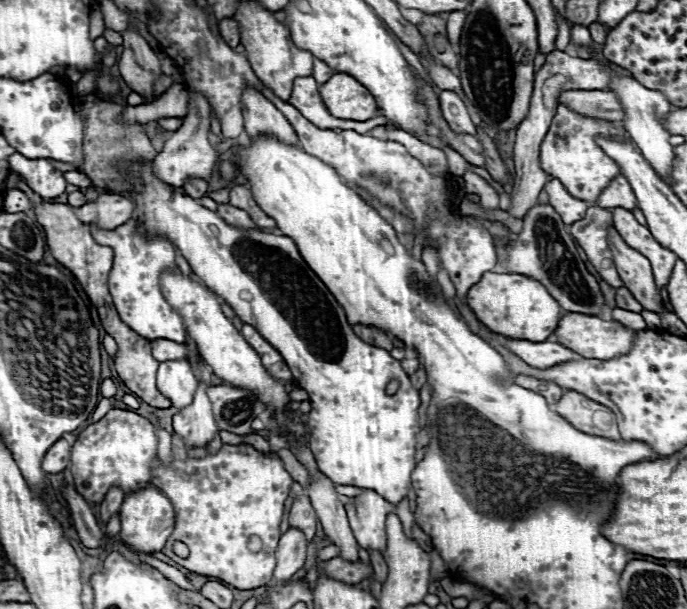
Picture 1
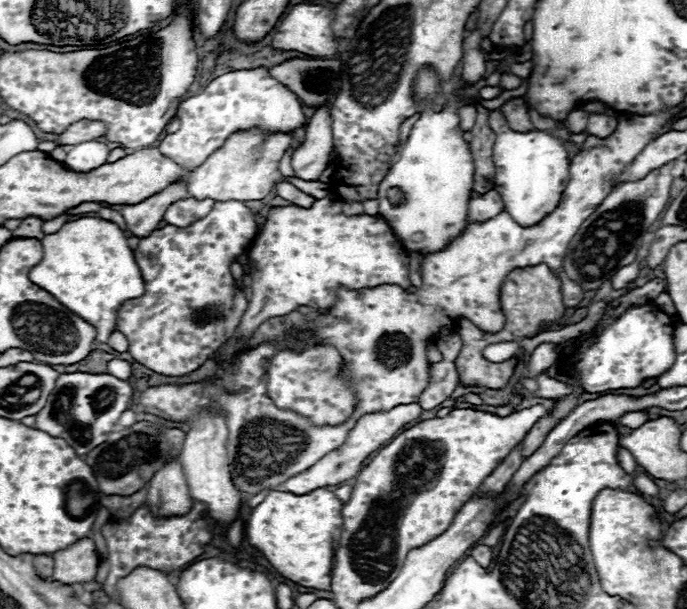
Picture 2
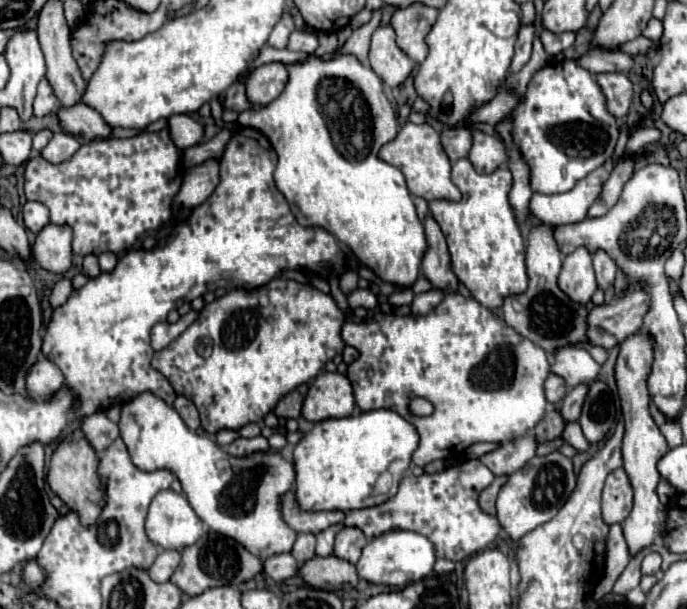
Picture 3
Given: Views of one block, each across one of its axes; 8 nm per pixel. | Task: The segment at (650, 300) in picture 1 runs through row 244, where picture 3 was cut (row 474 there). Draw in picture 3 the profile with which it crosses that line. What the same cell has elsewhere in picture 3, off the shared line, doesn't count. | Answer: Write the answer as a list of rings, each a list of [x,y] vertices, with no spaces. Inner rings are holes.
[[[616,468],[606,478],[602,494],[602,518],[606,520],[606,524],[624,522],[632,510],[632,502],[634,490],[630,478],[624,468]]]

